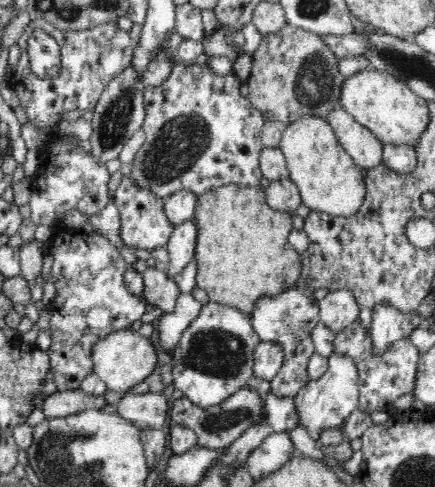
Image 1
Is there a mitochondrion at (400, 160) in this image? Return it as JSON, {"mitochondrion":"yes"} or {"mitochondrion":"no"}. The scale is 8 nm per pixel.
{"mitochondrion":"no"}

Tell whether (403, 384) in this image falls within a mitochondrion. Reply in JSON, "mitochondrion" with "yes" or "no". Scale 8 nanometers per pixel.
{"mitochondrion":"no"}

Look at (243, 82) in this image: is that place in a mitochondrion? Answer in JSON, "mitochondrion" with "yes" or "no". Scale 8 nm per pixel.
{"mitochondrion":"no"}

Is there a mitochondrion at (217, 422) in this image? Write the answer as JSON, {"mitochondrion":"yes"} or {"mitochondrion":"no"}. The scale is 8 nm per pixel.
{"mitochondrion":"yes"}

